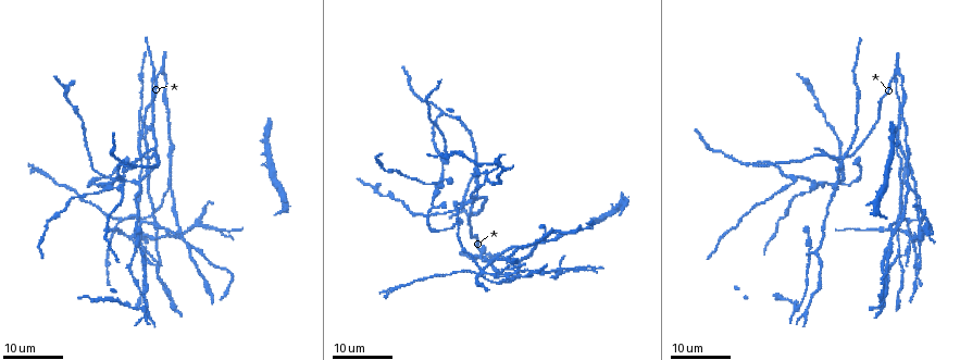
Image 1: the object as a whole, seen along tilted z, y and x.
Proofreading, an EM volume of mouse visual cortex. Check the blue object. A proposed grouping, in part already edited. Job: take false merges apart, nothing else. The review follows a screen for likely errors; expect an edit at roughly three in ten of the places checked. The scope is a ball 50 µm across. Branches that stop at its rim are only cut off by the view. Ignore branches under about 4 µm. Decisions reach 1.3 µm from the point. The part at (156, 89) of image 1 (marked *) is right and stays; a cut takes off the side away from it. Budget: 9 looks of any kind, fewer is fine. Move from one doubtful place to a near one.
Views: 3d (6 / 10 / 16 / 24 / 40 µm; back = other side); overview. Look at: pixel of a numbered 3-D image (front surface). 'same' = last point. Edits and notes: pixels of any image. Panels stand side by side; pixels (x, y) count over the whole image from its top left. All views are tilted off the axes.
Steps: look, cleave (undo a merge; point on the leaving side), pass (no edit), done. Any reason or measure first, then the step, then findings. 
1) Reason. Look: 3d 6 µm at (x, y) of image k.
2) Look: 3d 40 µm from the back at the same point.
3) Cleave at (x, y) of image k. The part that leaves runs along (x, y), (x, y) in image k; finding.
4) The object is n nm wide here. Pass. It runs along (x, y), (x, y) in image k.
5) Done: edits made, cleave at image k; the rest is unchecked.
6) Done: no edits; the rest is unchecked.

Branch point. Look: 3d 24 µm at (795, 178) of image 1.

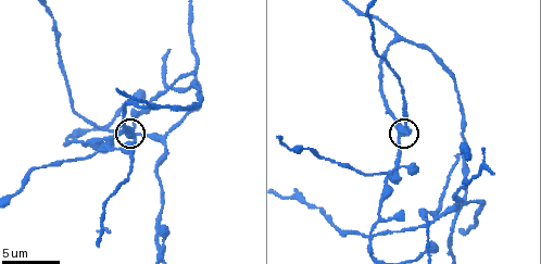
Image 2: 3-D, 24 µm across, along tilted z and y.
Look: 3d 6 µm at (403, 132) of image 2.

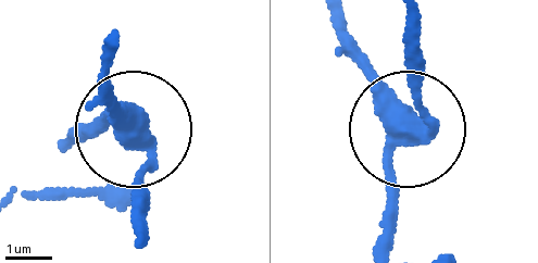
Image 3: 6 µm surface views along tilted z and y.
The object is 380 nm wide here. Pass. All the same neuron.

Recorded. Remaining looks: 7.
Three arms meet. Look: 3d 16 µm at (188, 242) of image 1.

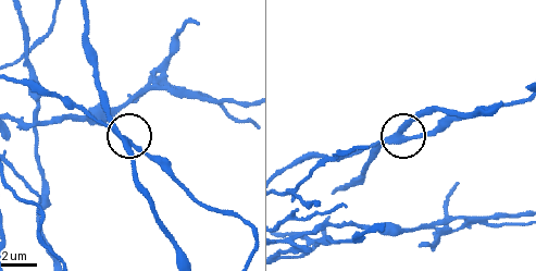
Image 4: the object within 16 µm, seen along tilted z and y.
Closer look. Look: 3d 10 µm at (405, 137) of image 4.

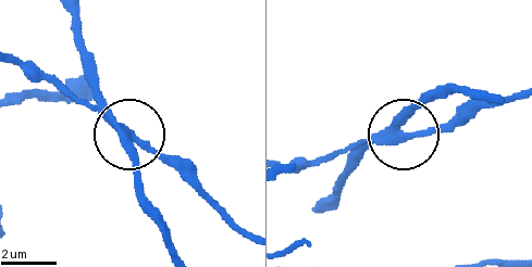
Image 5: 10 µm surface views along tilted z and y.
Pass. All the same neuron.

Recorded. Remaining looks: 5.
Four or more arms meet. Look: 3d 16 µm at (900, 259) of image 1.

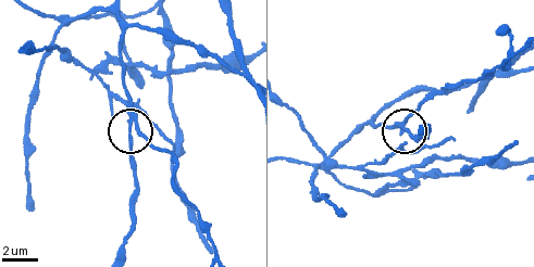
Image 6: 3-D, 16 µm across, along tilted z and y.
Look: 3d 6 µm at (131, 125) of image 6.

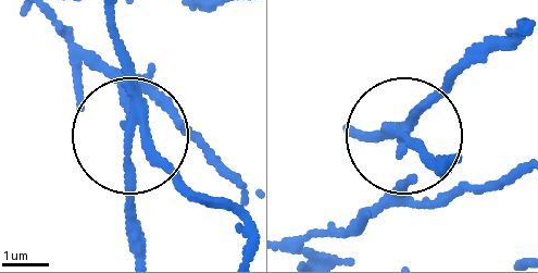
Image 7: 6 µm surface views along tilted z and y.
The object is 180 nm wide here. Cleave at (159, 164) of image 7. The part that leaves runs along (138, 112), (154, 156), (235, 215), (240, 250) in image 7; a second neuron is stuck on.

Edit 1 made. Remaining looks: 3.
Look: 3d 16 µm at (163, 140) of image 2.

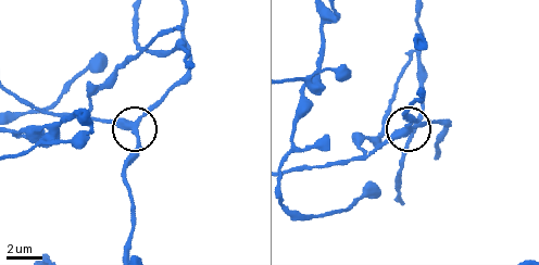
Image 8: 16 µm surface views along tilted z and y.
Pass. One neuron here.

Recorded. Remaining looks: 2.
Done: edits made, cleave at image 7; the rest is unchecked.

